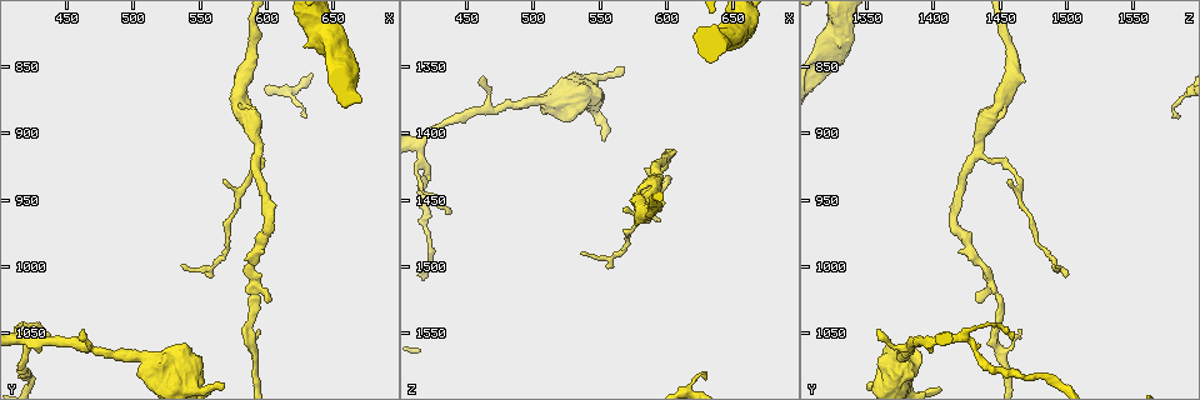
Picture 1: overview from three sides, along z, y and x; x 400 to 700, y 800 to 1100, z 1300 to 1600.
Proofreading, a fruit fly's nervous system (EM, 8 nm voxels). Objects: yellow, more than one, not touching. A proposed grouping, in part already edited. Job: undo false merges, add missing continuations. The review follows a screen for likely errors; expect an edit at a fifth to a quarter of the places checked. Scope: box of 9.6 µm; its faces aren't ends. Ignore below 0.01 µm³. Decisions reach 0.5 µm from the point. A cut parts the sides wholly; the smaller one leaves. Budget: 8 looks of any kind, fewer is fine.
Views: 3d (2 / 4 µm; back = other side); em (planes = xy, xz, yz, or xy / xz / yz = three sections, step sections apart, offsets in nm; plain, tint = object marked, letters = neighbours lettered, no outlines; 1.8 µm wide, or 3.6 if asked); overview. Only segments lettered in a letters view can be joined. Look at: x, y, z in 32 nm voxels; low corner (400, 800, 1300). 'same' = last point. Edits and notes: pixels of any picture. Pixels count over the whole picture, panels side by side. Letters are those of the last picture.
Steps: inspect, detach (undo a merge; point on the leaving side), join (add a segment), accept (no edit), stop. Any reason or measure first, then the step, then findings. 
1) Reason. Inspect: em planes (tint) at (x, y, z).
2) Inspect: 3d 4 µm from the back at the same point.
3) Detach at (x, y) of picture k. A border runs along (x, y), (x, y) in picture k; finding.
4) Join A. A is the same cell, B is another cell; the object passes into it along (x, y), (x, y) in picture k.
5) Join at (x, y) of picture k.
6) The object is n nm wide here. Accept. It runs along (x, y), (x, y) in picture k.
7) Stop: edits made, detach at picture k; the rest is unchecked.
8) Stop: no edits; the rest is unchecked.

Thin end. Inspect: em planes (letters) at (464, 1046, 1360).

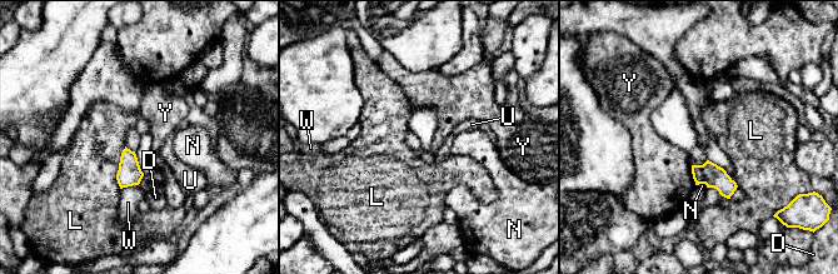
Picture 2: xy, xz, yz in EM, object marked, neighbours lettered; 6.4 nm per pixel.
Accept. D, L, N, U, W and Y are other cells; a border runs along (125, 147), (116, 174), (119, 188) in picture 2; none of them fits.

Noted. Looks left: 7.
An open end. Inspect: 3d 4 µm at (536, 1000, 1490).

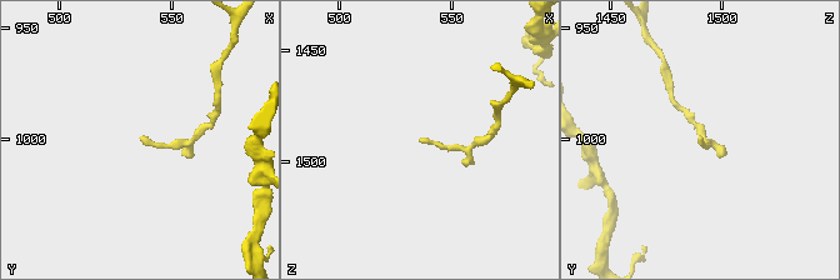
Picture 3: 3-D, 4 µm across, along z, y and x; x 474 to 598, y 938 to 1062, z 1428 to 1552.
Inspect: em planes (letters) at (535, 999, 1490).

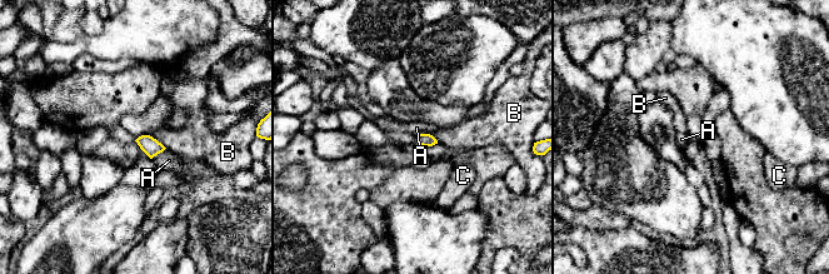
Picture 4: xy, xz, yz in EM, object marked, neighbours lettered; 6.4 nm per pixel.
The longest contact is with B, 160 nm. Accept. A, B and C are other cells; a border runs along (146, 134), (166, 148) in picture 4; no lettered segment goes on from it.

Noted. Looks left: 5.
Free end. Inspect: em 3.6 µm planes (letters) at (600, 1026, 1434).

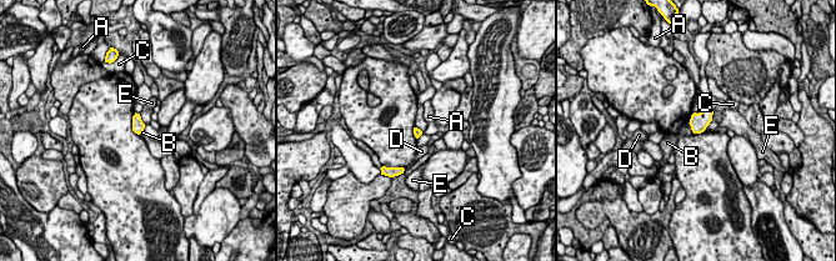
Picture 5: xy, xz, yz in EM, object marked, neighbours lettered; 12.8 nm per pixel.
The longest contact is with E, 170 nm. Accept. A, B, C, D and E are other cells; a border runs along (689, 123), (694, 132) in picture 5; none of them fits.

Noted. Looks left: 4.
Stop: no edits; the rest is unchecked.

